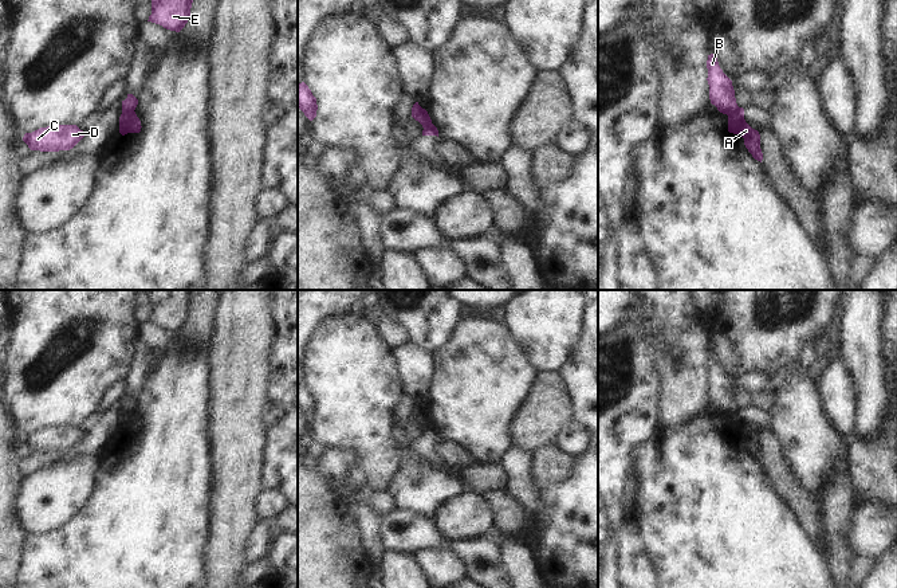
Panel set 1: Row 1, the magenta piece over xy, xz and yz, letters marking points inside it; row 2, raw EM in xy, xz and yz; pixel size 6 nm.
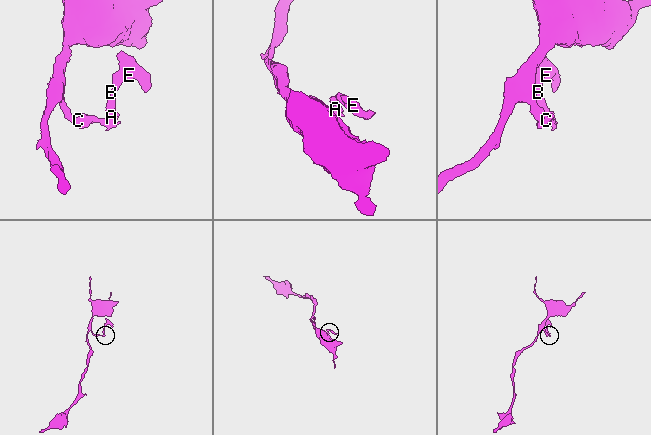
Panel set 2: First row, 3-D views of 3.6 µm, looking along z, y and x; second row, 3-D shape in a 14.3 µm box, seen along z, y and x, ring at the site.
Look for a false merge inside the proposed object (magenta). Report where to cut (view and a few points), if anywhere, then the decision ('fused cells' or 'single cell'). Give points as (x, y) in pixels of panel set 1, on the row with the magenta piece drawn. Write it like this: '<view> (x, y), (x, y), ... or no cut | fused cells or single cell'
xy (133, 109), (122, 113) | fused cells

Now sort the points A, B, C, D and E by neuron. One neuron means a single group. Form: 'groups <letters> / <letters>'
groups A C D / B E

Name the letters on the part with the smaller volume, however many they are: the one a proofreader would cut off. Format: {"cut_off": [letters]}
{"cut_off": ["B", "E"]}

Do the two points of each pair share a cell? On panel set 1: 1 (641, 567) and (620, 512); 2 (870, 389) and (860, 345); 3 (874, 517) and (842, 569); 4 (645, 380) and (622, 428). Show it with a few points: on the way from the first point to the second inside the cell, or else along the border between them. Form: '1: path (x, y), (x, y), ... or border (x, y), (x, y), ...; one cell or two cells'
1: border (625, 518), (620, 529), (620, 547), (617, 552); two cells
2: path (869, 379), (861, 356); one cell
3: border (846, 524), (846, 548), (853, 557); two cells
4: path (633, 392), (622, 403), (622, 416); one cell

